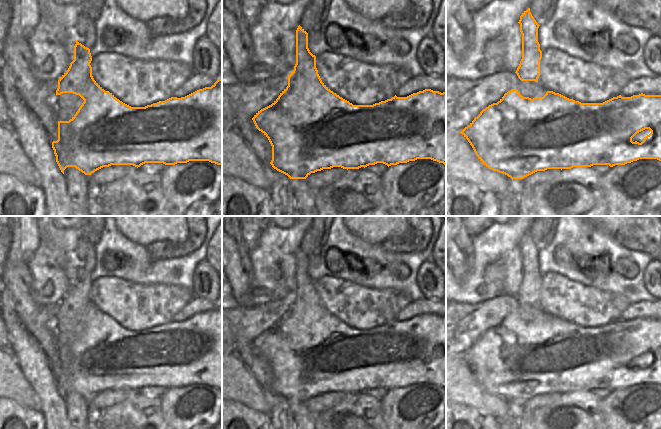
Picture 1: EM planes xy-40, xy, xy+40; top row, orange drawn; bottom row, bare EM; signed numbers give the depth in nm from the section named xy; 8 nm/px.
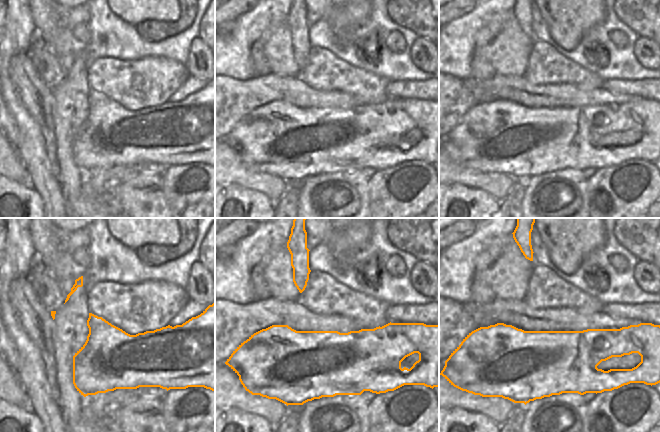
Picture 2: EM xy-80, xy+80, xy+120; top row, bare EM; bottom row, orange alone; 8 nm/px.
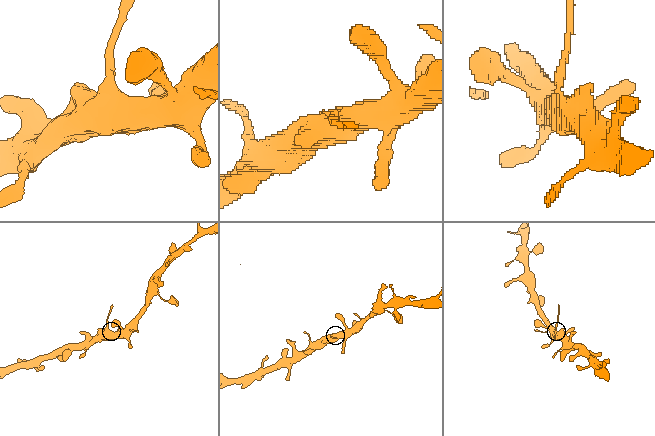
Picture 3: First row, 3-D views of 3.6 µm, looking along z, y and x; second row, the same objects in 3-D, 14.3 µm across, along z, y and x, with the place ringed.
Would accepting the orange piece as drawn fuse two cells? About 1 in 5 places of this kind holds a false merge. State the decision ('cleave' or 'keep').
keep

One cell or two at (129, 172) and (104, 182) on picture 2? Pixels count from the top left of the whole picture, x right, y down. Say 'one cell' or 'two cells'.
one cell

